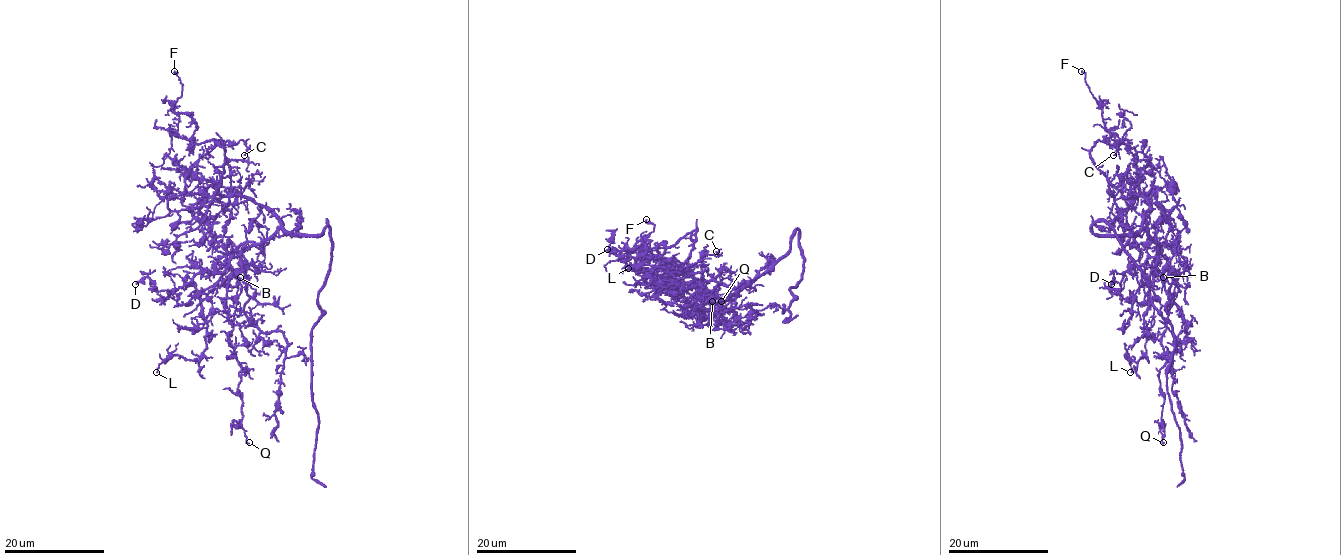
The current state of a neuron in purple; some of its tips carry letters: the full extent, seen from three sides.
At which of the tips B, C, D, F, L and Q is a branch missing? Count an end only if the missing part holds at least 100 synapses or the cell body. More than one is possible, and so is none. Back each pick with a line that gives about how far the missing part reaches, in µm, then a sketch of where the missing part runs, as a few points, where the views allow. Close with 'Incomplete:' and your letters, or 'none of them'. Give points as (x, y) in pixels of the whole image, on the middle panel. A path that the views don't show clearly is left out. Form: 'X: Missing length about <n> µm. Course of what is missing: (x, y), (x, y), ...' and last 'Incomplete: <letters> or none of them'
Incomplete: none of them

